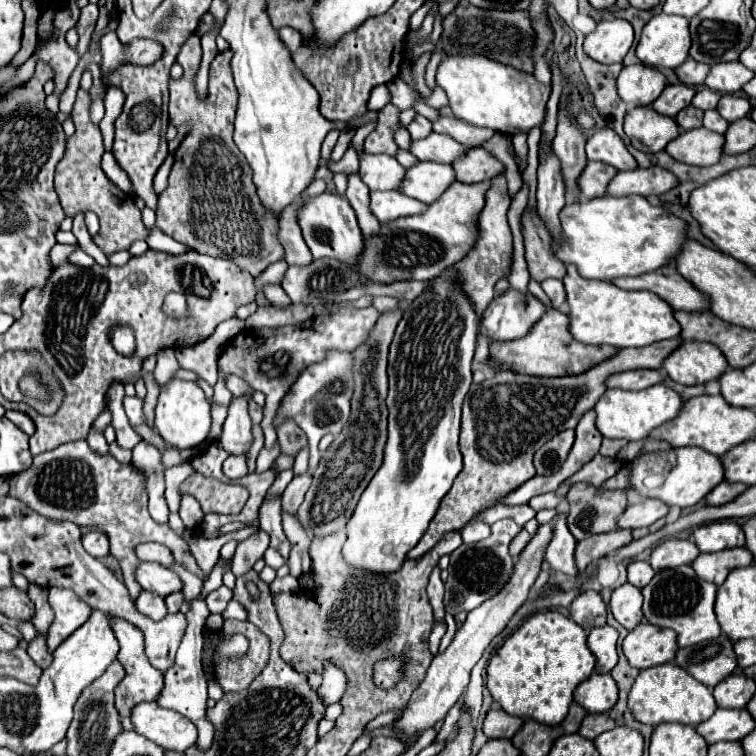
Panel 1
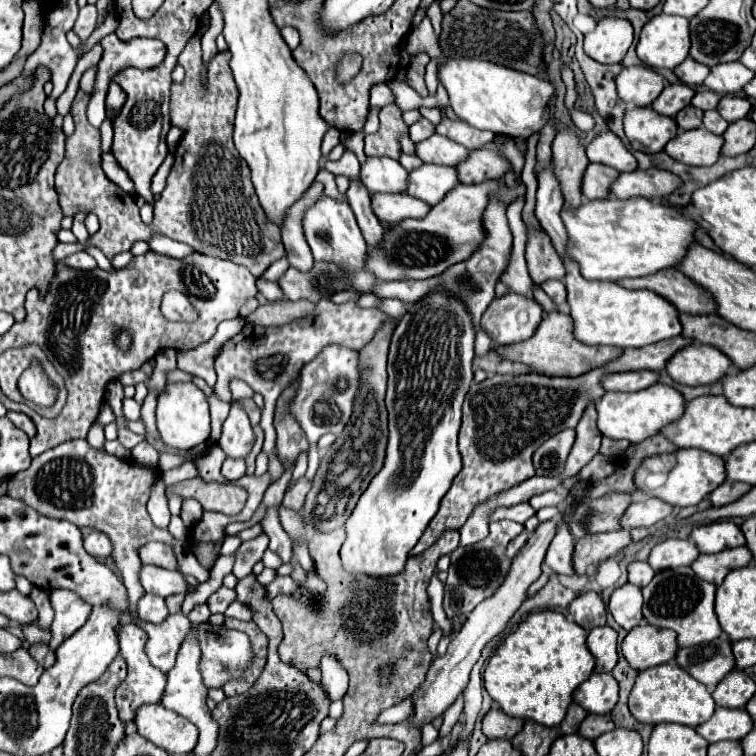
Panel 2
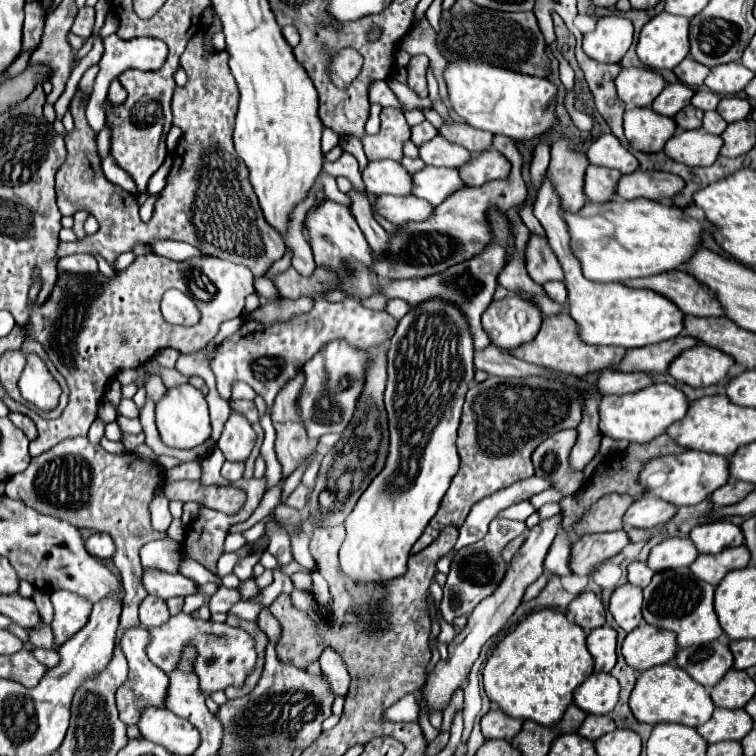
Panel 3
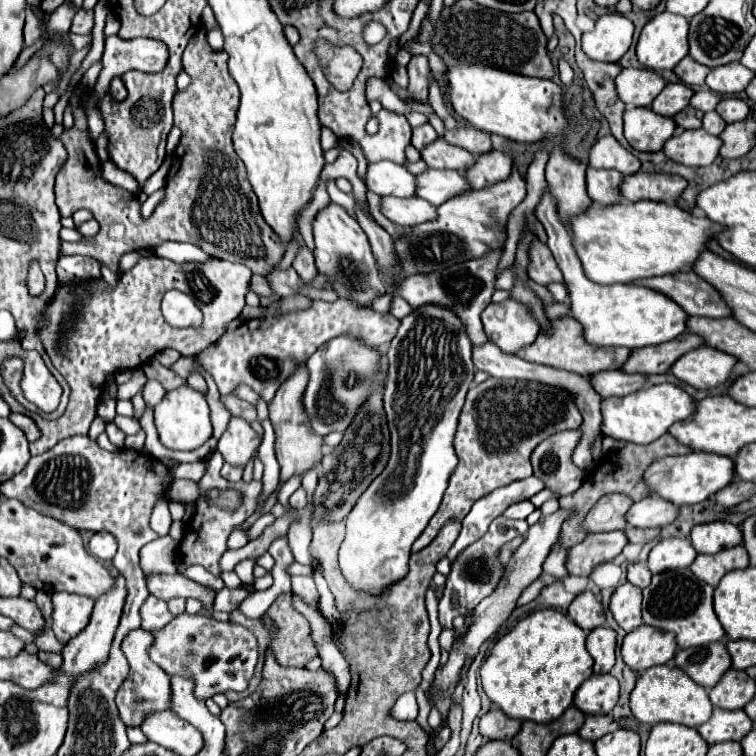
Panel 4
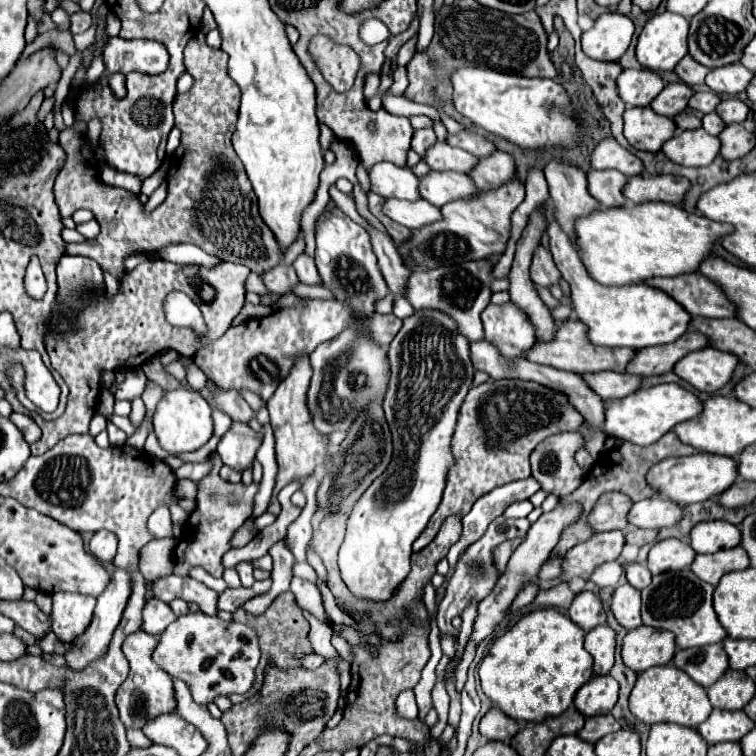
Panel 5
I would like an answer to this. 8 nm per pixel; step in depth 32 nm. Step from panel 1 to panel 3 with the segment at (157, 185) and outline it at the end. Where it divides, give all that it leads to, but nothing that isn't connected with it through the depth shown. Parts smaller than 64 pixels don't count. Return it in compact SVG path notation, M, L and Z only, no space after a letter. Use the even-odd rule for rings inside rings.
M168 154L163 164L155 172L155 174L150 178L148 182L148 193L159 194L166 186L168 174L172 168L173 159L172 154Z

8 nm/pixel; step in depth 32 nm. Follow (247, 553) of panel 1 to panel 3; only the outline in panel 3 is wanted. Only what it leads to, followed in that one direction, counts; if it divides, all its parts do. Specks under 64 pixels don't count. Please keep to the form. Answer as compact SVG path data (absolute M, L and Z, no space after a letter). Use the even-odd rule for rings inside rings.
M258 542L258 546L254 546L254 552L252 552L252 554L248 554L248 556L244 556L244 558L238 560L238 564L234 566L234 574L236 574L240 580L246 580L246 578L252 576L252 568L254 568L254 564L260 560L264 548L266 548L266 546L260 546L260 542Z

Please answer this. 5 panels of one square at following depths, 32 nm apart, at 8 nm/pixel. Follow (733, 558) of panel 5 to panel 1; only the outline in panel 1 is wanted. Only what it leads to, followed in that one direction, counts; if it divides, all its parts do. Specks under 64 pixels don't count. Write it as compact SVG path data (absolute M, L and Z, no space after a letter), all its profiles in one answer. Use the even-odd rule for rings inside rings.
M728 548L714 554L700 554L692 562L692 568L702 580L720 586L730 574L730 570L750 564L752 564L752 554L746 548Z

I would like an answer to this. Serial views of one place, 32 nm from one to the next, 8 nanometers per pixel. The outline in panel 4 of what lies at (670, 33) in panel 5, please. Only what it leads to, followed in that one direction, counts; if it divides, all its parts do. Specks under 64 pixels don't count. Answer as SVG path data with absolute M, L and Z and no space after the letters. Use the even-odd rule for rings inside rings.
M670 12L656 14L642 28L636 54L650 70L672 70L688 54L688 20Z

